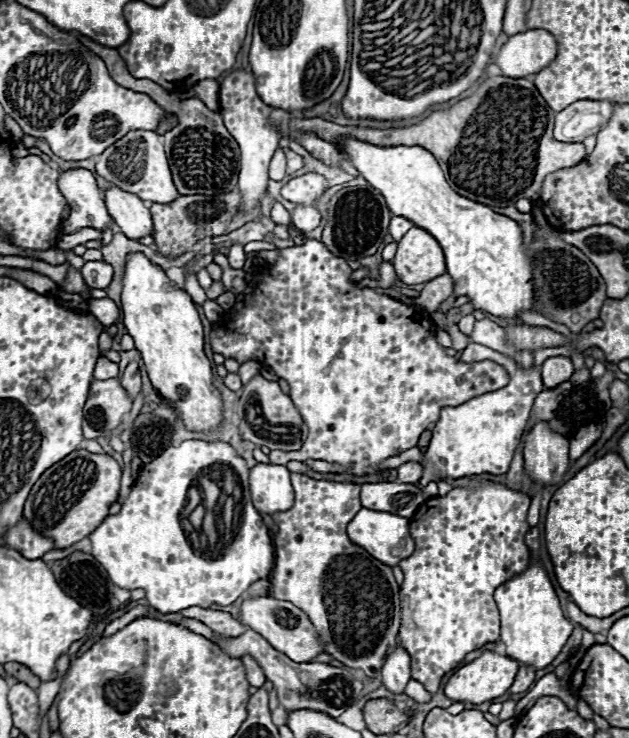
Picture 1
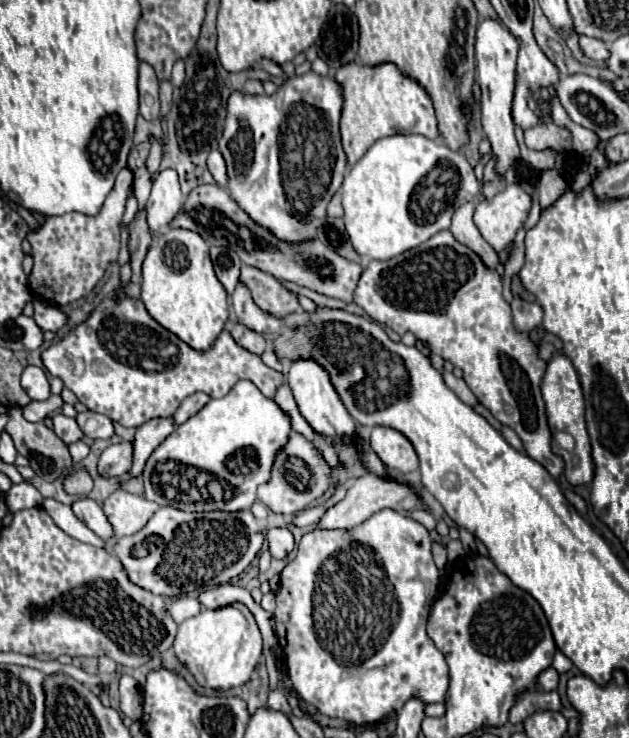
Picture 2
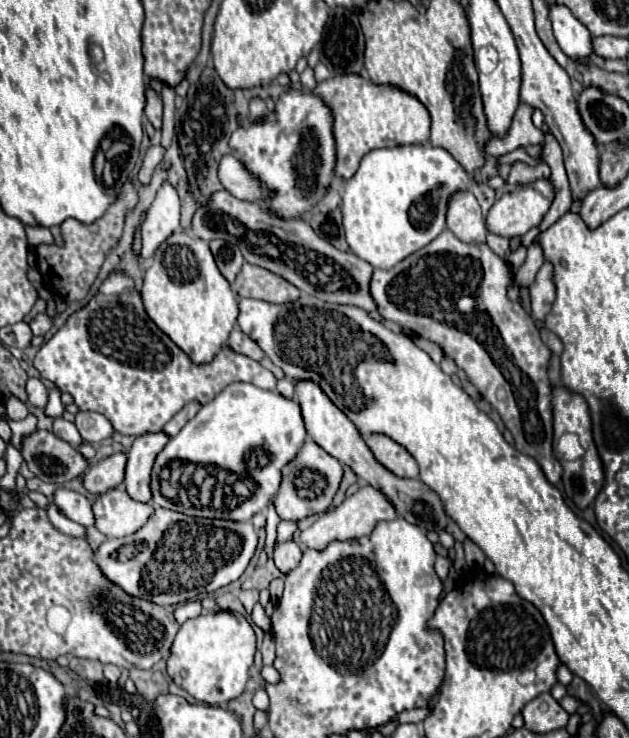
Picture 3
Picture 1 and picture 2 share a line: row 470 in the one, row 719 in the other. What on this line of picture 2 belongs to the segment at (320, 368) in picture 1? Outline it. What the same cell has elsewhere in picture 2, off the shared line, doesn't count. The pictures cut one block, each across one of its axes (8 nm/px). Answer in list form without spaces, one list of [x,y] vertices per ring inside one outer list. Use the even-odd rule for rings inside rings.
[[[384,508],[376,514],[372,514],[368,520],[364,520],[364,524],[358,524],[356,528],[350,528],[350,530],[314,528],[312,532],[304,534],[302,540],[298,542],[294,558],[280,572],[280,586],[276,590],[274,620],[276,620],[278,642],[284,652],[286,670],[288,670],[288,676],[290,676],[294,688],[308,704],[312,704],[322,714],[326,714],[330,718],[344,718],[344,720],[380,720],[386,714],[400,710],[402,704],[412,696],[422,698],[426,704],[446,700],[448,666],[446,666],[442,652],[434,646],[434,642],[426,634],[426,620],[428,620],[432,598],[436,596],[436,590],[438,590],[438,576],[440,576],[440,572],[432,560],[430,544],[432,544],[430,534],[420,522],[404,516],[402,512],[390,510],[390,508]]]

